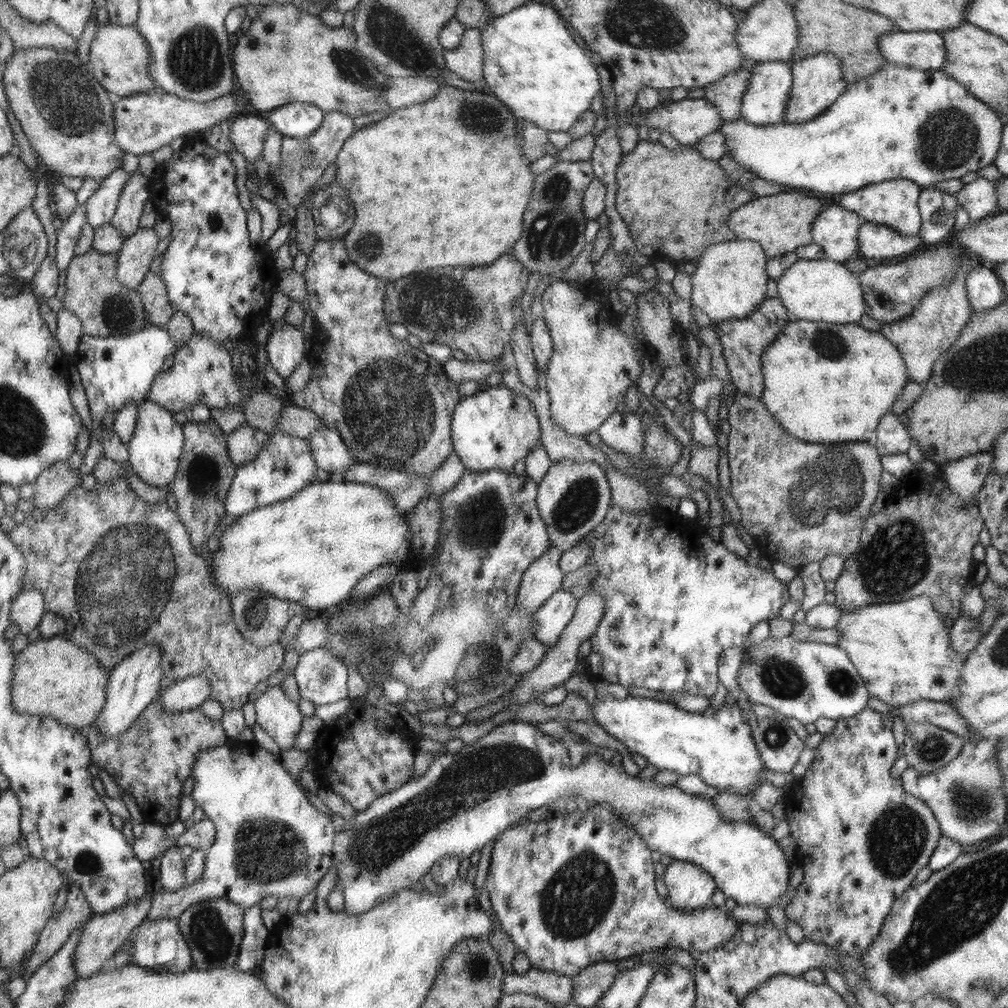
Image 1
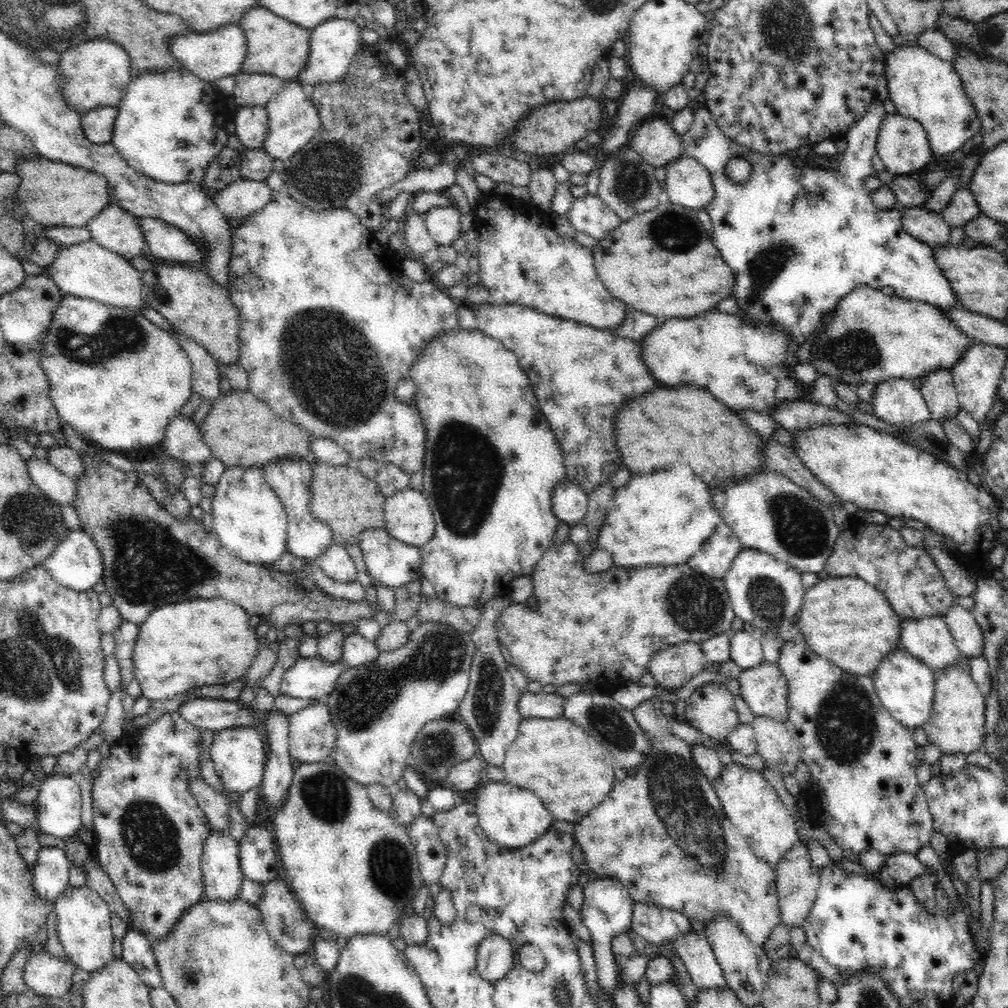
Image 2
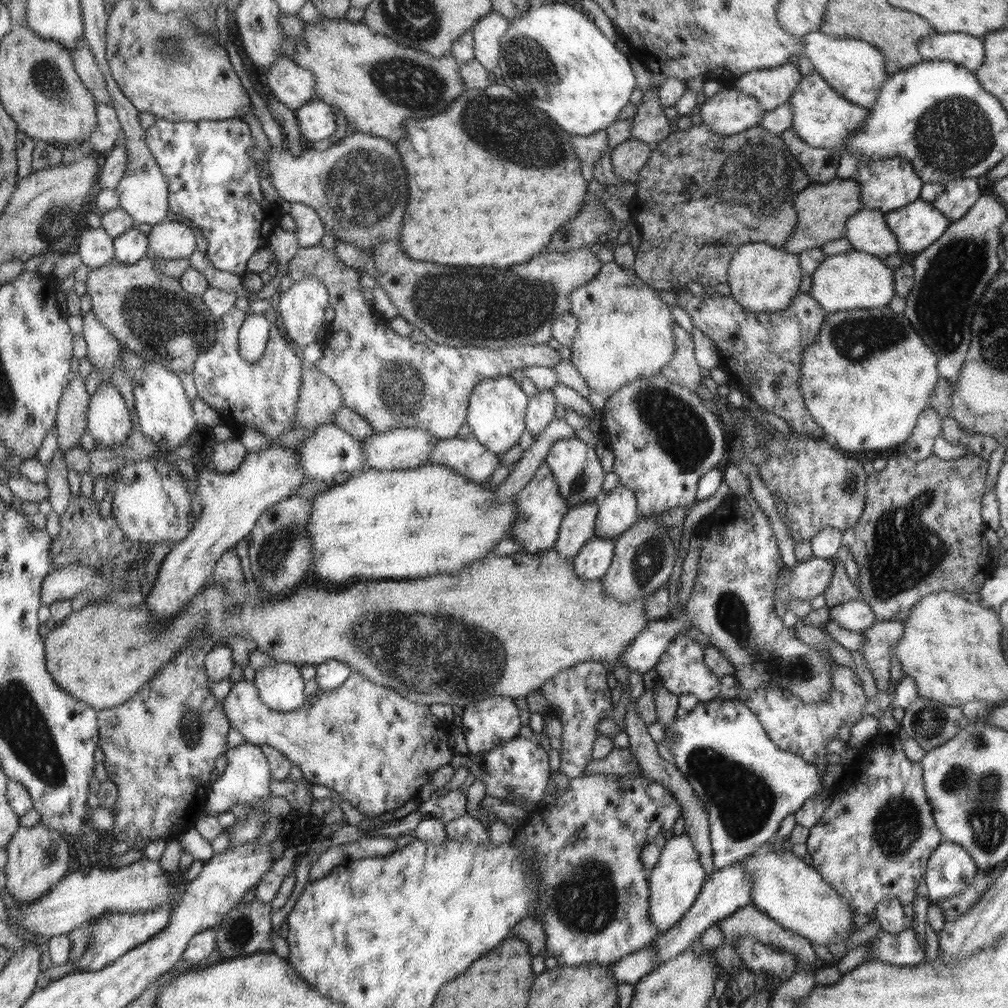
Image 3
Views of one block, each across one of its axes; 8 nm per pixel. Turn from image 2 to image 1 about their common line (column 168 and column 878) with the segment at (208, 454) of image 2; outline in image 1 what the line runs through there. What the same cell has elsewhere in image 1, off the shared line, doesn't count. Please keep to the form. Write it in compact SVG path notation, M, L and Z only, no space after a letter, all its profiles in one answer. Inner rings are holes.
M890 413L881 418L881 422L875 430L873 444L877 446L880 455L904 454L910 448L912 440L907 425L902 423L897 415Z

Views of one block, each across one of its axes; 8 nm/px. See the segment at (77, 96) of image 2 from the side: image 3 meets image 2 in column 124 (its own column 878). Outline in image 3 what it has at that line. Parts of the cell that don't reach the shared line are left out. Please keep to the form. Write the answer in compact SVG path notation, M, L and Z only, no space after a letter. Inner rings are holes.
M814 30L805 34L806 48L802 56L808 57L814 64L815 71L848 102L852 102L864 109L870 109L876 102L882 83L890 76L885 69L885 58L882 51L873 44L860 39L847 37L830 37L821 30Z

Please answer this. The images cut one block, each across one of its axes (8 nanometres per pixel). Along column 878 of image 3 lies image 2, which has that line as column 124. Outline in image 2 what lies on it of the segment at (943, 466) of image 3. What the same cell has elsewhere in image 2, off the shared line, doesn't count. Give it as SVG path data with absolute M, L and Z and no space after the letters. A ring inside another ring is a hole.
M82 456L82 460L87 464L87 473L84 478L80 478L76 481L76 487L78 487L78 494L74 498L74 508L80 516L80 527L83 532L92 536L96 546L99 548L101 557L103 558L103 577L101 578L106 586L106 591L108 594L112 595L112 604L114 608L118 609L118 612L122 615L124 621L136 623L139 625L141 622L145 621L145 618L156 608L164 606L166 604L174 604L178 602L185 602L188 600L197 599L223 599L237 606L242 607L242 609L247 611L249 616L259 616L262 618L262 622L268 622L272 628L283 629L287 624L297 624L302 625L308 620L312 621L330 621L334 623L354 623L360 618L370 618L374 619L374 614L380 612L381 607L379 604L369 604L365 600L361 602L349 602L343 599L333 598L328 596L317 588L316 583L310 579L310 577L300 577L298 571L290 571L288 573L282 573L281 571L273 570L272 567L264 567L264 565L253 565L240 560L240 558L234 556L232 553L228 552L228 549L221 544L218 540L217 535L213 532L209 532L204 526L203 522L198 522L193 517L188 520L188 522L180 522L176 520L164 506L158 504L156 498L152 498L152 494L148 492L146 484L140 480L140 476L137 476L135 472L124 472L124 470L119 470L108 464L108 462L102 462L100 460L94 460L92 456Z

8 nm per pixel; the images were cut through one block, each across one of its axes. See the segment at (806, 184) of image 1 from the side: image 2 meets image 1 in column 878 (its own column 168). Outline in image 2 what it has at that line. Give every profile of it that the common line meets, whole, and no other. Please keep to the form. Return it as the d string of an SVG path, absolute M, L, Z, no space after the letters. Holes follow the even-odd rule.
M186 69L149 71L128 82L118 106L111 143L122 158L154 181L200 185L210 197L218 190L203 186L207 166L226 147L226 126L233 115L231 97Z

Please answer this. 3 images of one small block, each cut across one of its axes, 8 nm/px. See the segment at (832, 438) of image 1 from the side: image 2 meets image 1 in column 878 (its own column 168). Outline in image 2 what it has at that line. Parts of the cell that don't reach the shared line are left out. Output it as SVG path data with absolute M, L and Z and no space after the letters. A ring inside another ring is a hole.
M64 295L63 300L59 302L58 309L54 312L54 319L48 327L45 339L43 340L43 352L40 357L41 367L46 373L49 382L49 391L55 409L60 415L61 422L70 431L80 437L93 440L108 448L110 452L119 452L120 450L138 449L144 446L154 446L161 442L164 438L165 430L175 416L180 415L180 408L185 404L192 394L191 380L193 375L193 366L188 360L187 353L184 352L173 335L154 325L148 319L141 315L140 312L129 309L120 308L112 305L105 305L87 298L73 297L72 295Z

